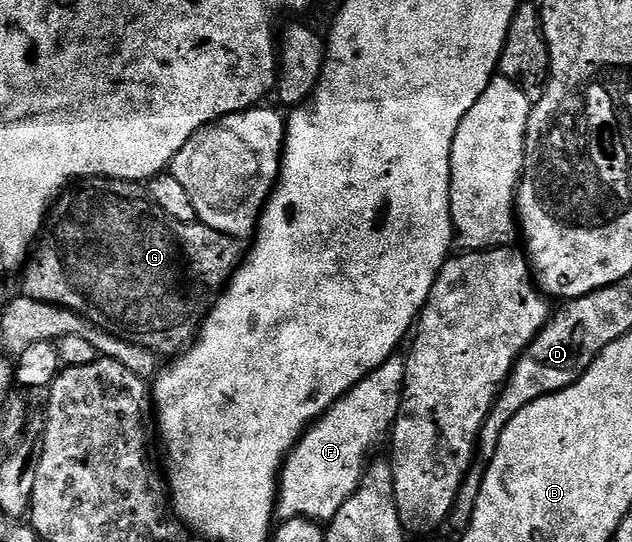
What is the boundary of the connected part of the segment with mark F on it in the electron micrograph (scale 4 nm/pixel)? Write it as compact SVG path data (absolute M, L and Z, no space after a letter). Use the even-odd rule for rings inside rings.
M401 353L390 356L302 434L285 458L278 476L276 512L282 520L306 517L318 523L327 523L347 499L353 497L367 468L369 451L384 437L386 440L397 418L405 383L405 358Z

